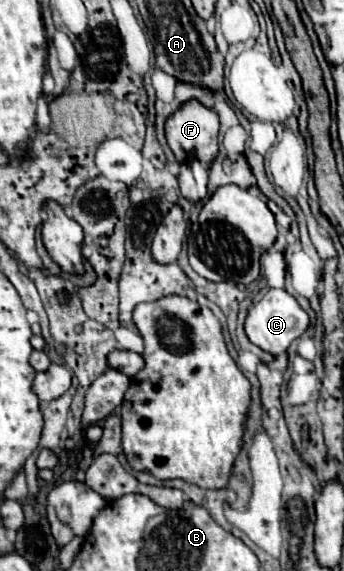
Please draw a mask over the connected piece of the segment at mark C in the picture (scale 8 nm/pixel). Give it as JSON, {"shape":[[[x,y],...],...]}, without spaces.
{"shape":[[[271,288],[257,304],[251,306],[247,320],[245,320],[245,334],[255,346],[277,356],[277,354],[285,352],[289,348],[289,344],[307,330],[307,326],[309,326],[309,316],[297,304],[297,300],[291,294],[287,294],[285,290]]]}

